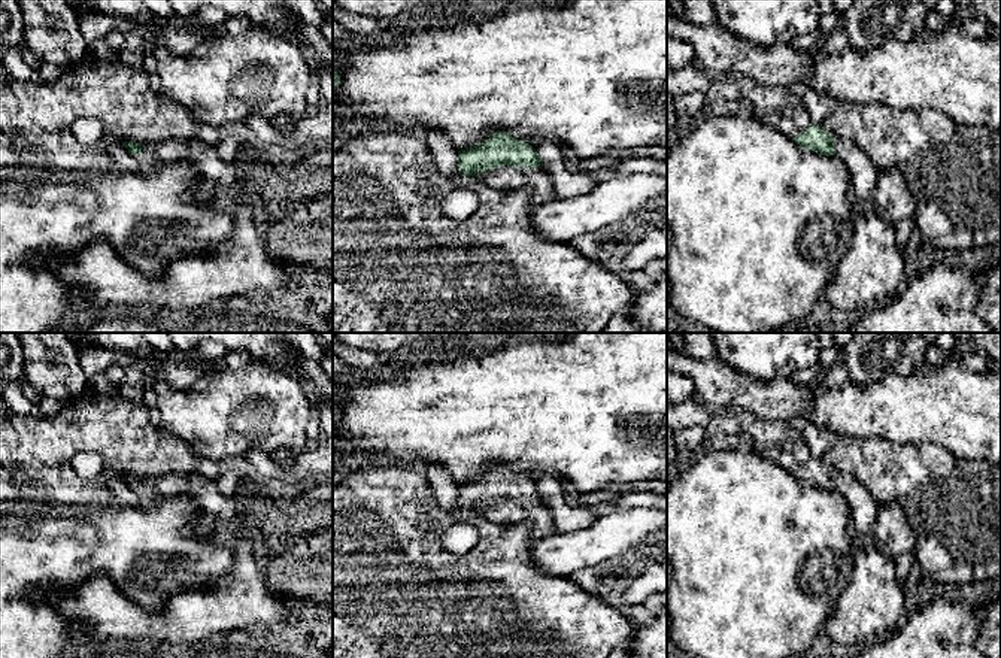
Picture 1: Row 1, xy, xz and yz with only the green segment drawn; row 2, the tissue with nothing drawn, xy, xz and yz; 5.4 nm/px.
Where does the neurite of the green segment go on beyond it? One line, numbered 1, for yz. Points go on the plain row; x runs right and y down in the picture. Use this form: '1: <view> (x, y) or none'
1: yz (863, 508)

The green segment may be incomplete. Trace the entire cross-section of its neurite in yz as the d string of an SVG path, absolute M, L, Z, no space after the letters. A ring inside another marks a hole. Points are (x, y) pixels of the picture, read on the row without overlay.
M815 458L804 466L798 466L794 474L816 488L837 489L847 501L850 519L858 536L865 542L871 540L877 504L871 494L852 474L837 474L822 460Z

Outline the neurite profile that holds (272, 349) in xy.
M169 333L178 354L194 351L206 340L224 343L230 351L243 349L252 361L297 376L295 349L291 349L280 333Z

